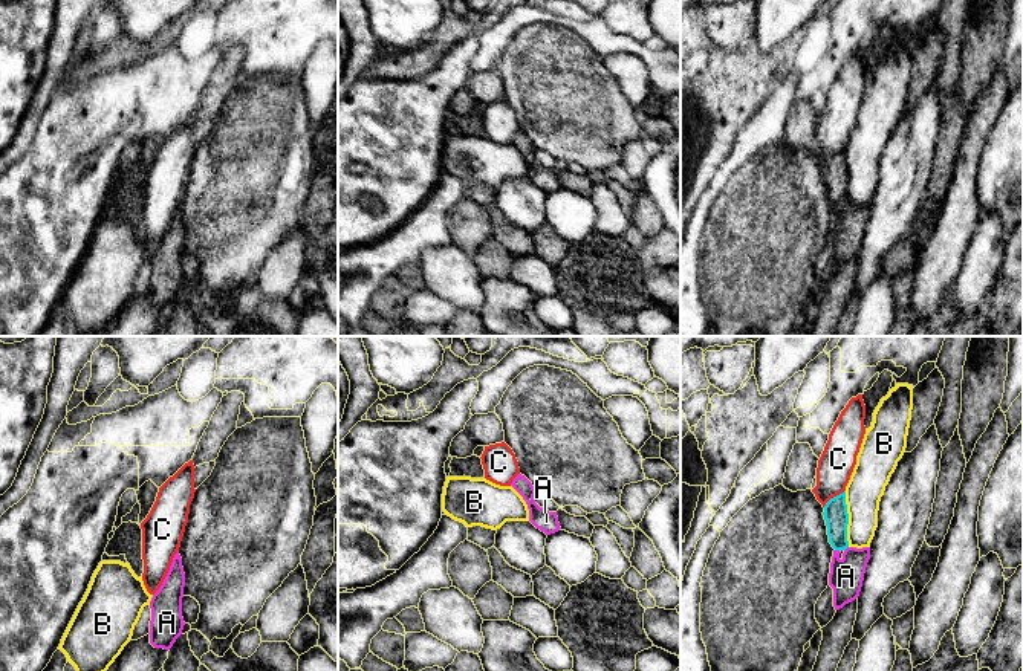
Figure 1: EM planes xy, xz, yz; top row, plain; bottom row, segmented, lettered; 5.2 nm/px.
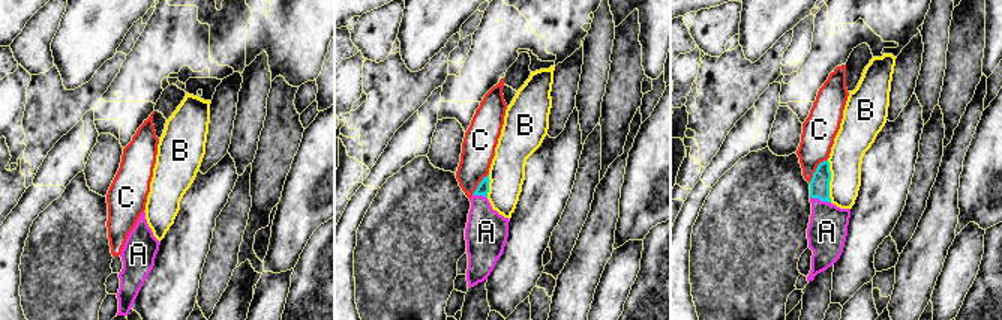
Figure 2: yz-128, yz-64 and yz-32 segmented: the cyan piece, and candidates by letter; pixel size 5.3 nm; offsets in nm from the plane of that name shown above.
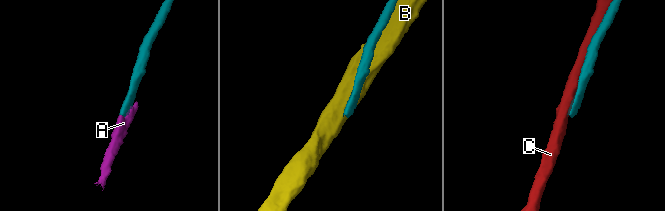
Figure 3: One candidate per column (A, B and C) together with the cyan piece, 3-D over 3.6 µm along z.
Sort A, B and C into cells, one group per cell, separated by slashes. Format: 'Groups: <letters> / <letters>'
Groups: A / B / C

